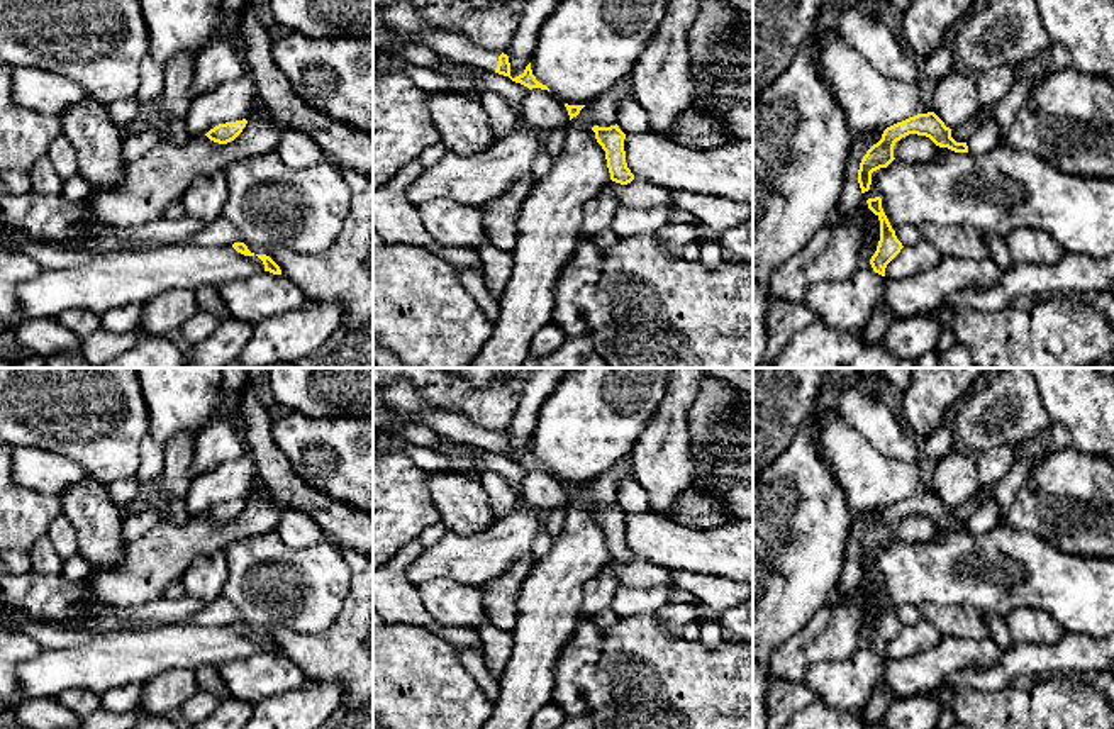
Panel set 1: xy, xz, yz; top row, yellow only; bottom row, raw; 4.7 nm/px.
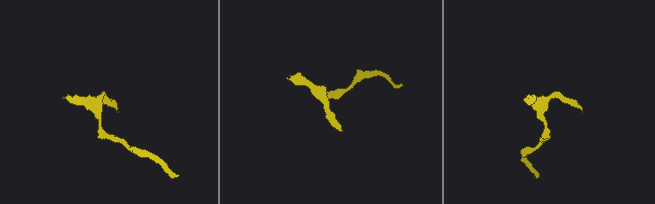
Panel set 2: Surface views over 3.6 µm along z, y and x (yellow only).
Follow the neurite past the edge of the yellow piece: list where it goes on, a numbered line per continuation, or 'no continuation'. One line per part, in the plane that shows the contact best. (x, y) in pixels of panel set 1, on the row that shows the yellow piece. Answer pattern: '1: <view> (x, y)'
1: xz (401, 16)

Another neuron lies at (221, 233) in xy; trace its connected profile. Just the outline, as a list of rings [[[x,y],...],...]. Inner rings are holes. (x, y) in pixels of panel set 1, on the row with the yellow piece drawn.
[[[226,217],[215,219],[205,231],[193,234],[187,241],[187,244],[202,248],[232,246],[234,242],[244,242],[244,237]]]

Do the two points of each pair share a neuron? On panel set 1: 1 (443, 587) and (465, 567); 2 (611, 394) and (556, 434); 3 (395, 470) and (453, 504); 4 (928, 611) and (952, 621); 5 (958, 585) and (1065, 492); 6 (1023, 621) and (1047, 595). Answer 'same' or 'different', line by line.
1: different
2: same
3: different
4: same
5: different
6: different

